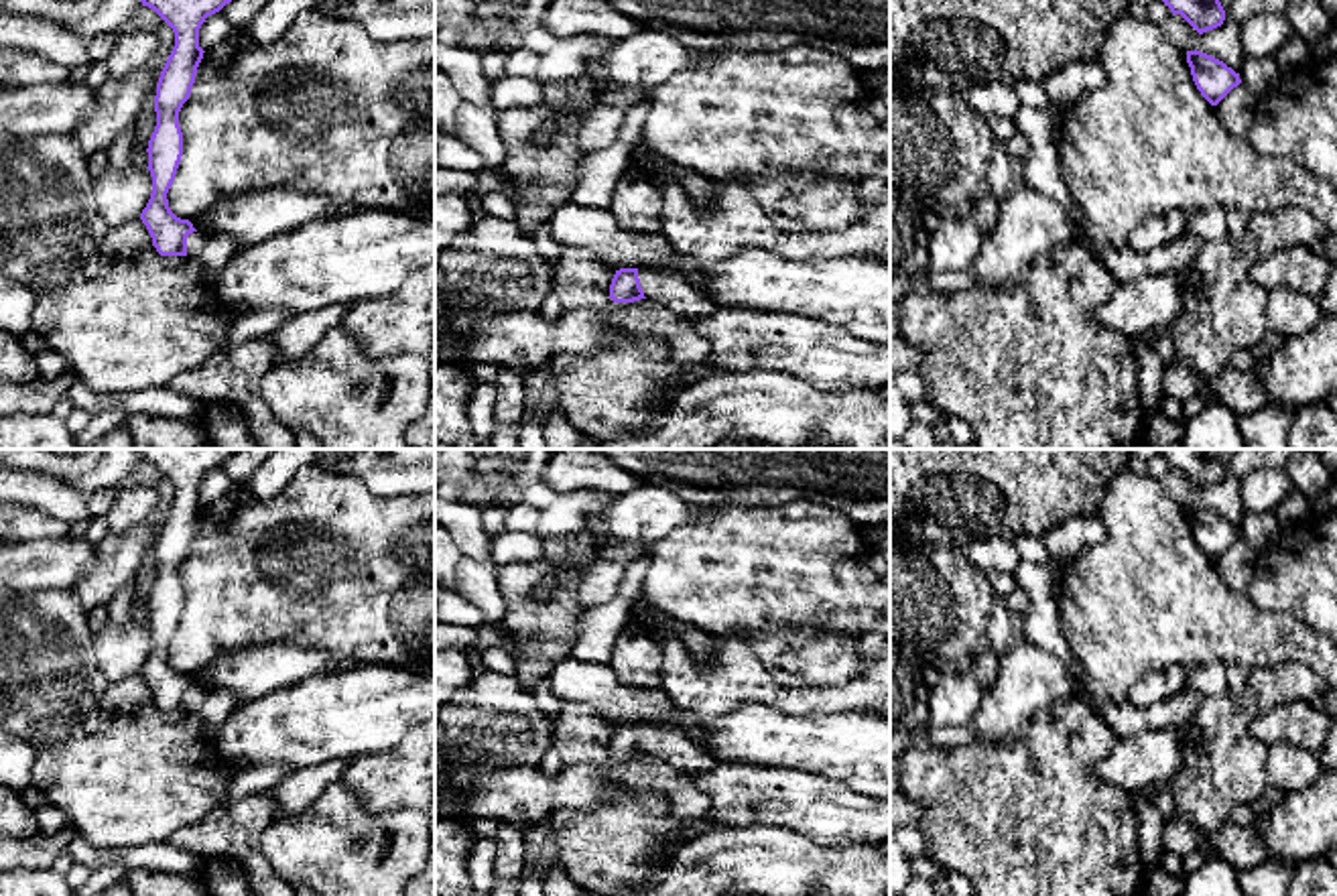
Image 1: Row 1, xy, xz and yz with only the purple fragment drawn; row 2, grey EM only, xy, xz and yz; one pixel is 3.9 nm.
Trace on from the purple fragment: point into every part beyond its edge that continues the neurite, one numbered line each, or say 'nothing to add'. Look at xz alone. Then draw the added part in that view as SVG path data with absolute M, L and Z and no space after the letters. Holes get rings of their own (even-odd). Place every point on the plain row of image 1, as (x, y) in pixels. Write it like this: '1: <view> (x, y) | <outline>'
1: xz (663, 738) | M673 717L638 721L644 752L664 764L691 774L709 772L719 762L701 746L689 740Z

